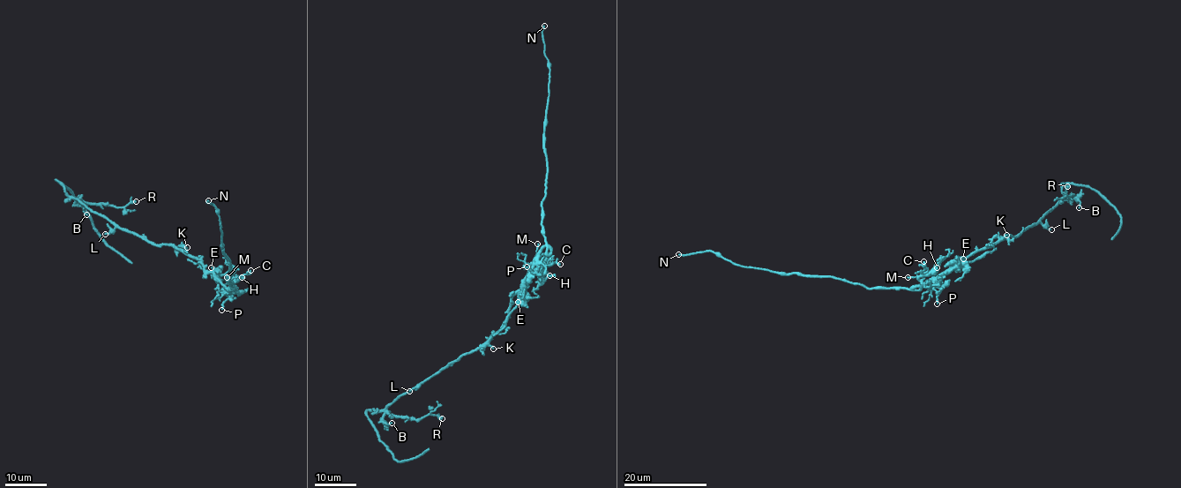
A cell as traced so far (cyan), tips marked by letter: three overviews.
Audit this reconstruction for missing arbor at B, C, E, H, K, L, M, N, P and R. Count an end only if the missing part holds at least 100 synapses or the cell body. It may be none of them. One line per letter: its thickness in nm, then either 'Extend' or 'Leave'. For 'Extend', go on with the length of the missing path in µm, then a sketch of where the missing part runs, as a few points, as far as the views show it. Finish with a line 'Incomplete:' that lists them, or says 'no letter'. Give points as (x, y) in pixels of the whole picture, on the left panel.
B: Thickness 150 nm. Leave
C: Thickness 280 nm. Leave
E: Thickness 200 nm. Leave
H: Thickness 240 nm. Leave
K: Thickness 240 nm. Leave
L: Thickness 140 nm. Leave
M: Thickness 150 nm. Leave
N: Thickness 180 nm. Leave
P: Thickness 190 nm. Leave
R: Thickness 400 nm. Leave
Incomplete: no letter

